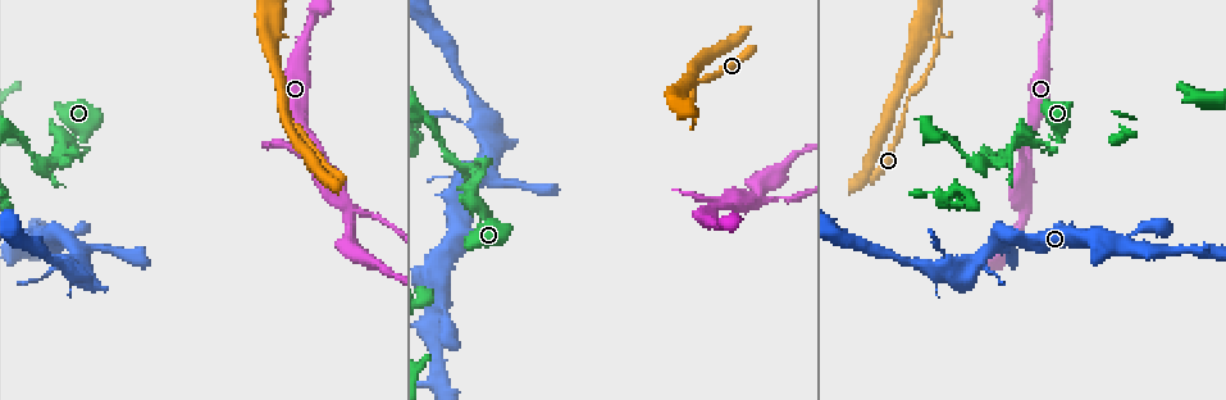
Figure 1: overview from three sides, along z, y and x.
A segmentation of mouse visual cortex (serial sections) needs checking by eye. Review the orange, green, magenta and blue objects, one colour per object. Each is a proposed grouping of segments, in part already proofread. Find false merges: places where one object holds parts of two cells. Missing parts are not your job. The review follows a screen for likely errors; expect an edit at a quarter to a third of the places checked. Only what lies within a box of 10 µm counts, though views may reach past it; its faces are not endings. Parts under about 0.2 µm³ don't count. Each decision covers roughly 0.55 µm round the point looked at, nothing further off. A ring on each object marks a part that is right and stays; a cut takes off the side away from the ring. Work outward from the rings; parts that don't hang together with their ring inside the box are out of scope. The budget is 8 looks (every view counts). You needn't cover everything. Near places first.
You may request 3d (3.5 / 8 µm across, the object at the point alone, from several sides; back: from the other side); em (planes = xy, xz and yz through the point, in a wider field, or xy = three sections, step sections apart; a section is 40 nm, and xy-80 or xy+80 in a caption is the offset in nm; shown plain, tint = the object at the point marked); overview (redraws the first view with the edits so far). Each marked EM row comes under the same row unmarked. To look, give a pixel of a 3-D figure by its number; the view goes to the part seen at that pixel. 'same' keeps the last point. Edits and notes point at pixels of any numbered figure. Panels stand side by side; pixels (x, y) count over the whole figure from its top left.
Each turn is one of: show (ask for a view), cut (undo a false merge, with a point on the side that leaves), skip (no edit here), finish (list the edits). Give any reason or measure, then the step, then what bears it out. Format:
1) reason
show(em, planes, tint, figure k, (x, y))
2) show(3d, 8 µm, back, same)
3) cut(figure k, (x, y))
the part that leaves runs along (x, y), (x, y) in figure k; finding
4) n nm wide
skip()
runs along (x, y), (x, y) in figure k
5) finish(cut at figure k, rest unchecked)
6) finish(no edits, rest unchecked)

thin neck
show(3d, 8 µm, figure 1, (993, 163))

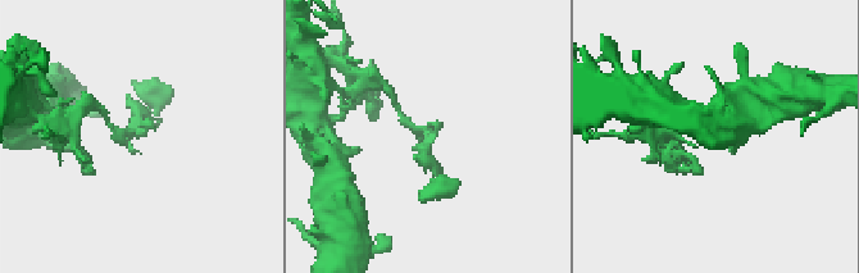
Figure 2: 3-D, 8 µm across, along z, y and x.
show(em, planes, tint, same)

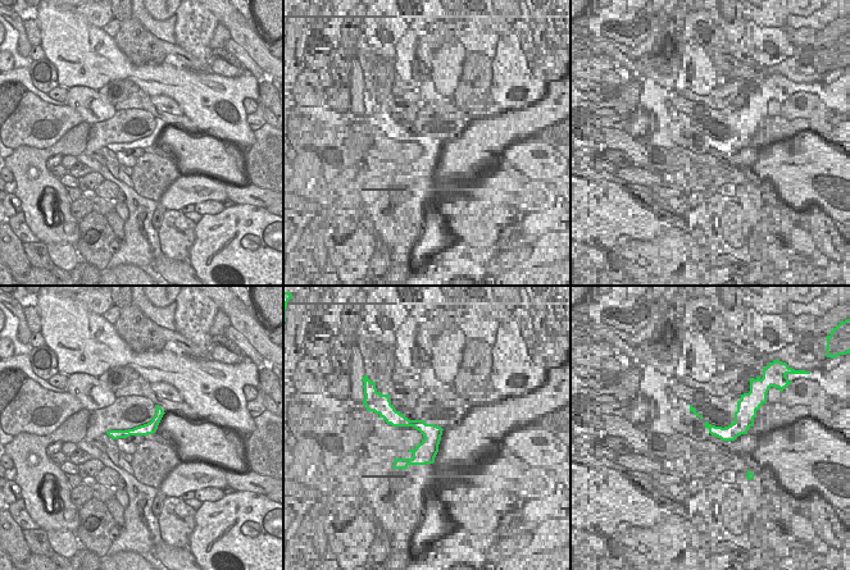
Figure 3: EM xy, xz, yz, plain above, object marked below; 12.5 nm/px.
skip()
runs along (428, 155), (426, 137), (398, 107) in figure 2; continuous, no second cell

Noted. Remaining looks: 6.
three-way junction
show(3d, 3.5 µm, figure 1, (953, 276))

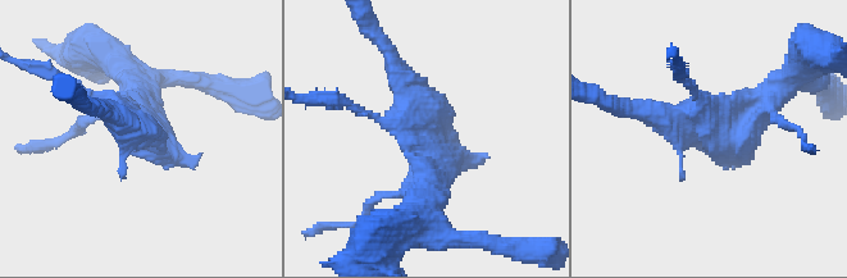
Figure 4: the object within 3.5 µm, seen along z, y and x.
shape alone is not enough
show(em, xy, step 1, tint, figure 4, (137, 131))

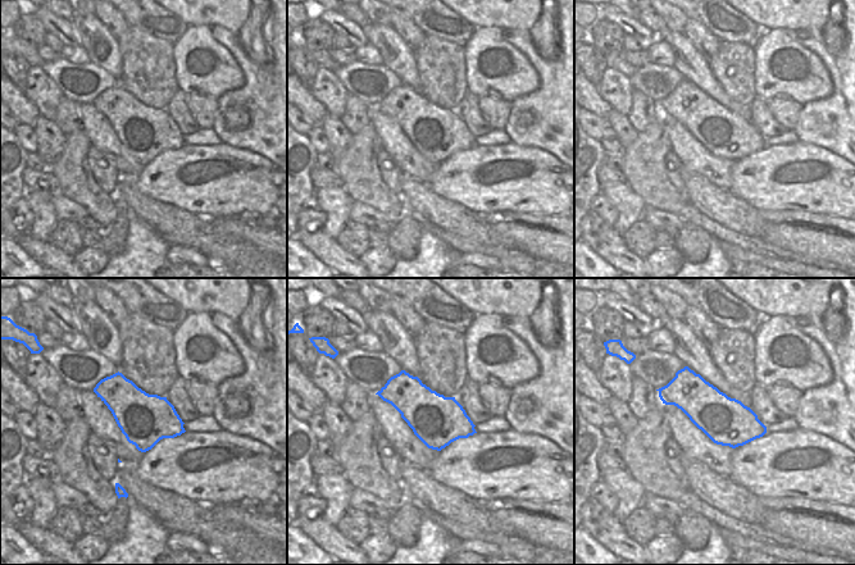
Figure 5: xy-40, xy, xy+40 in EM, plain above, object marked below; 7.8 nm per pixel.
another direction
show(em, xy, step 2, tint, same)

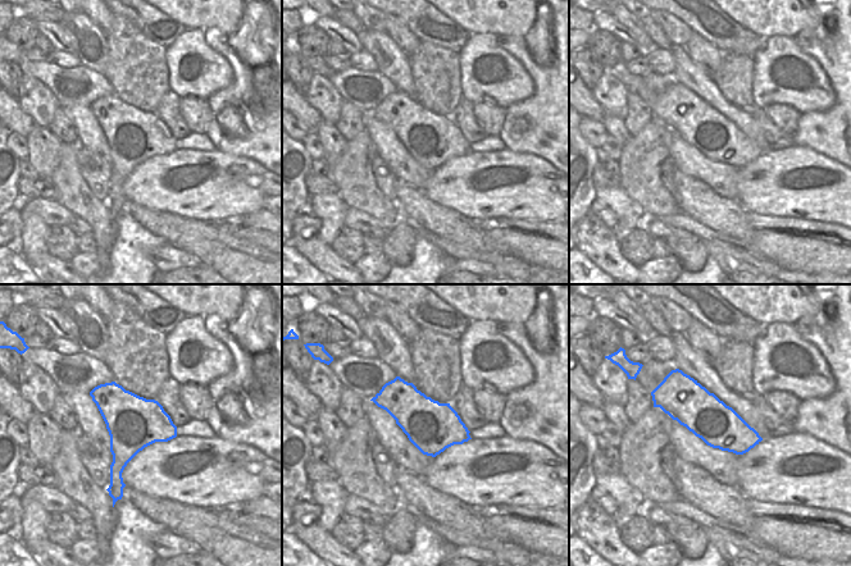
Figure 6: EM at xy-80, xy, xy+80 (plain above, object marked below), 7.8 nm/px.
skip()
runs along (422, 196), (426, 105), (394, 62) in figure 4; all the same cell

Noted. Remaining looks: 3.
thin arm on a thick one
show(3d, 8 µm, figure 1, (757, 204))

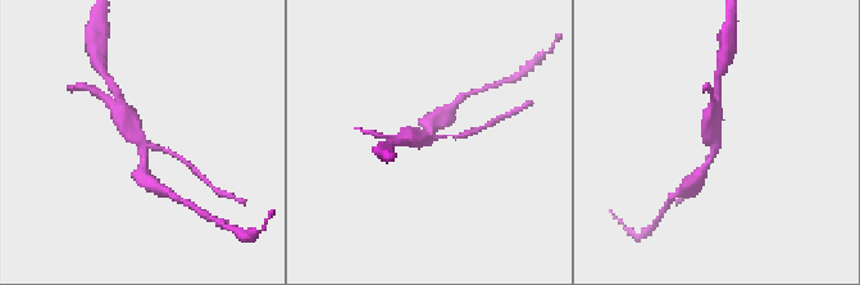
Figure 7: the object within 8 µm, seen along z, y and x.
3 arms; arms of 100, 250, 350 nm; now the EM
show(em, xy, step 2, tint, same)

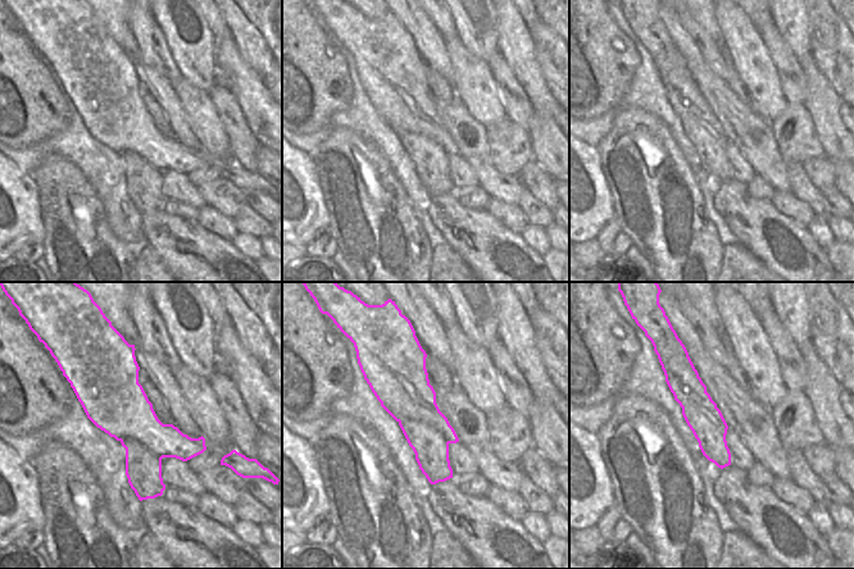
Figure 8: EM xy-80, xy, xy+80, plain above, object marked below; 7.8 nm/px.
400 nm wide
cut(figure 7, (92, 89))
a second cell is stuck on

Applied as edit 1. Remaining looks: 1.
finish(cut at figure 7, rest unchecked)

